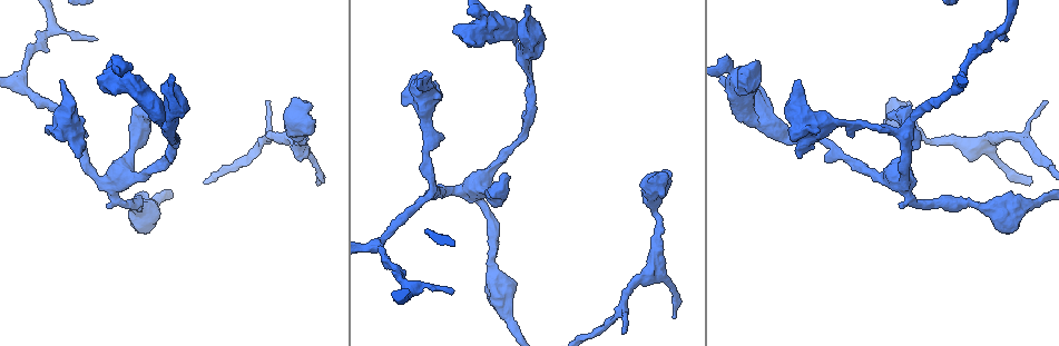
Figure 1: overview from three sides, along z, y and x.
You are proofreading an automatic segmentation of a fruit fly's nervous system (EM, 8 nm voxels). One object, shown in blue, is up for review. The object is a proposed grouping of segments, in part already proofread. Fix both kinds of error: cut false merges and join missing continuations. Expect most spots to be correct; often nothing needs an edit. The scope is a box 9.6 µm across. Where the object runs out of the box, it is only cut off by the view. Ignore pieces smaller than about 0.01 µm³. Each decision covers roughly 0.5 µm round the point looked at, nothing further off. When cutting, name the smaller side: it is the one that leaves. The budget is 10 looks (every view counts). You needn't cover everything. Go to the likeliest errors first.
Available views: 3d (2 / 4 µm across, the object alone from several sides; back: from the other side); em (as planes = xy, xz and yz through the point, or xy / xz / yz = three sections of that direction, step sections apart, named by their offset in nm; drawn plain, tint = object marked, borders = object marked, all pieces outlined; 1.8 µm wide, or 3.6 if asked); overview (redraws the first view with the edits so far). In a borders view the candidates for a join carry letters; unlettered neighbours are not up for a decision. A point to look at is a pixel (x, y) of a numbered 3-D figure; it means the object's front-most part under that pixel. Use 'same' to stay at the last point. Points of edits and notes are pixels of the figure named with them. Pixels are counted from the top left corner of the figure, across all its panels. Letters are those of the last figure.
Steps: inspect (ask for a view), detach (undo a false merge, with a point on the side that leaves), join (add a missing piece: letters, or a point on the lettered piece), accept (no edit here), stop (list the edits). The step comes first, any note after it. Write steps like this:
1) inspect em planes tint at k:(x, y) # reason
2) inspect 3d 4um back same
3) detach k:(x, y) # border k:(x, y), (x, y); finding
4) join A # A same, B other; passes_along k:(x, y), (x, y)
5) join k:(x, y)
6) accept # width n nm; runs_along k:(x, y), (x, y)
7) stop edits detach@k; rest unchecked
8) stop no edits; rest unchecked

inspect 3d 2um at 1:(1030, 182)

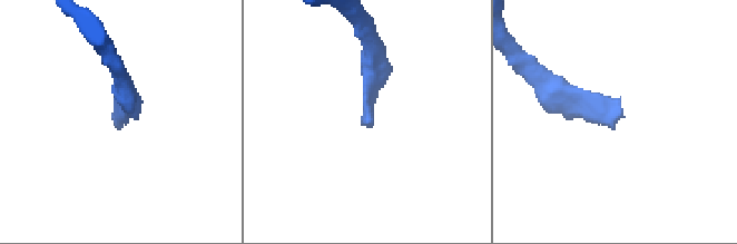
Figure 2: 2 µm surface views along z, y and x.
inspect em planes tint at 2:(112, 115)

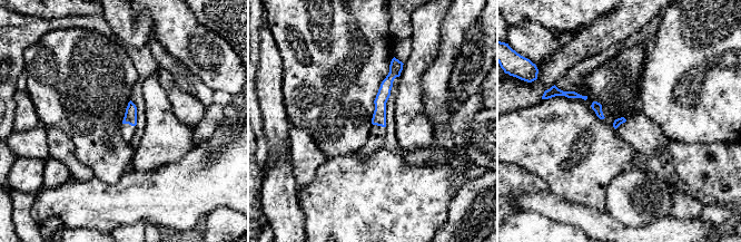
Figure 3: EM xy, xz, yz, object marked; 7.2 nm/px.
inspect em planes borders same # what lies round it

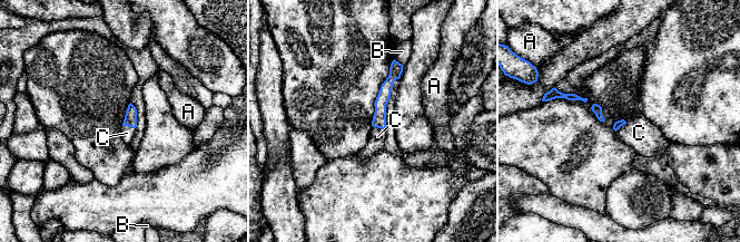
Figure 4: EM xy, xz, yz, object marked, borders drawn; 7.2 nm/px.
join C # A other, B other, C same; it goes on there

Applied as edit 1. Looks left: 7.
inspect overview

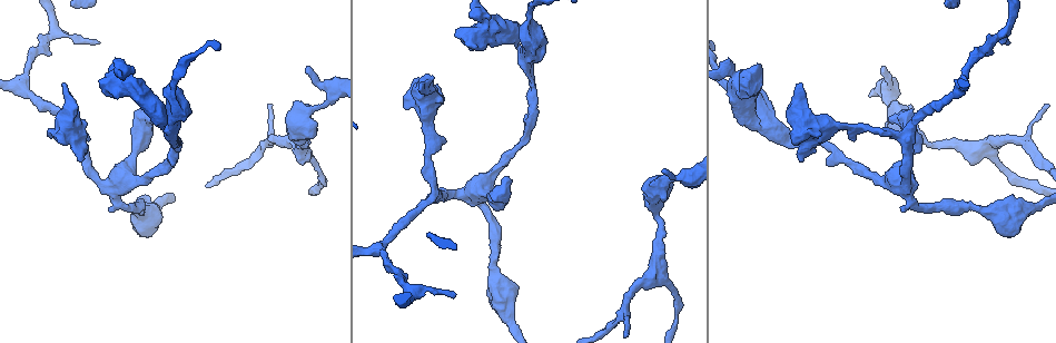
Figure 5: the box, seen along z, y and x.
inspect em 3.6um planes borders at 5:(484, 23)

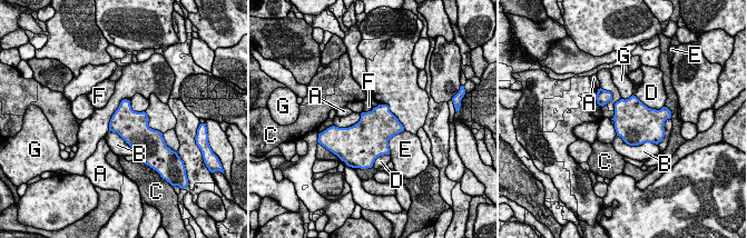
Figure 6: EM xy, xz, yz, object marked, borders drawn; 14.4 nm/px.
accept # longest_contact B 550 nm; A other, B other, C other, D other, E other, F other, G other; border 6:(372, 110), (363, 112); all the same neuron

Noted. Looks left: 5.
inspect em yz step 16 tint at 5:(802, 86) # stops while still wide

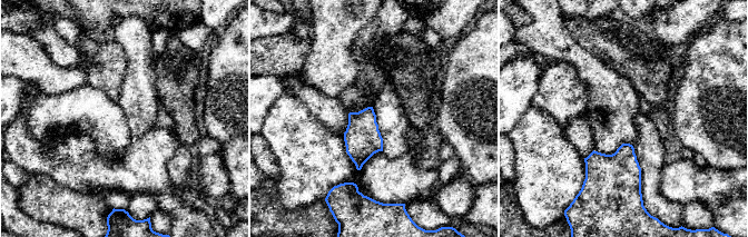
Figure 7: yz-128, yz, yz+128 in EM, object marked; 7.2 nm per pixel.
inspect em planes tint same # cut it another way

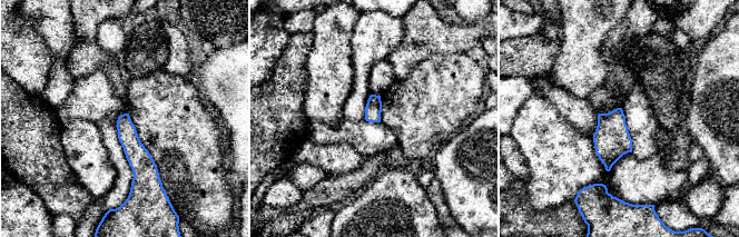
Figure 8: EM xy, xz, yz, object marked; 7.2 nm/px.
inspect em planes borders same

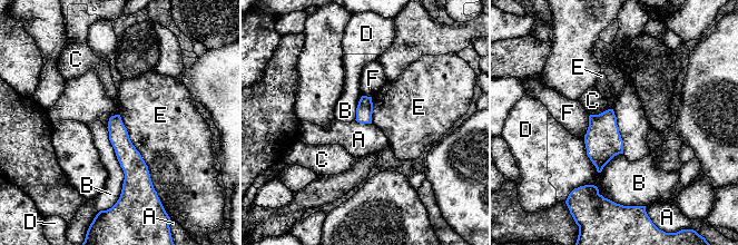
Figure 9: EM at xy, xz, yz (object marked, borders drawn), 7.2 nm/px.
accept # A other, B other, C other, D other, E other, F other; border 9:(612, 108), (622, 140), (623, 153); none of them fits

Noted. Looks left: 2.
stop edits join@4; rest unchecked

